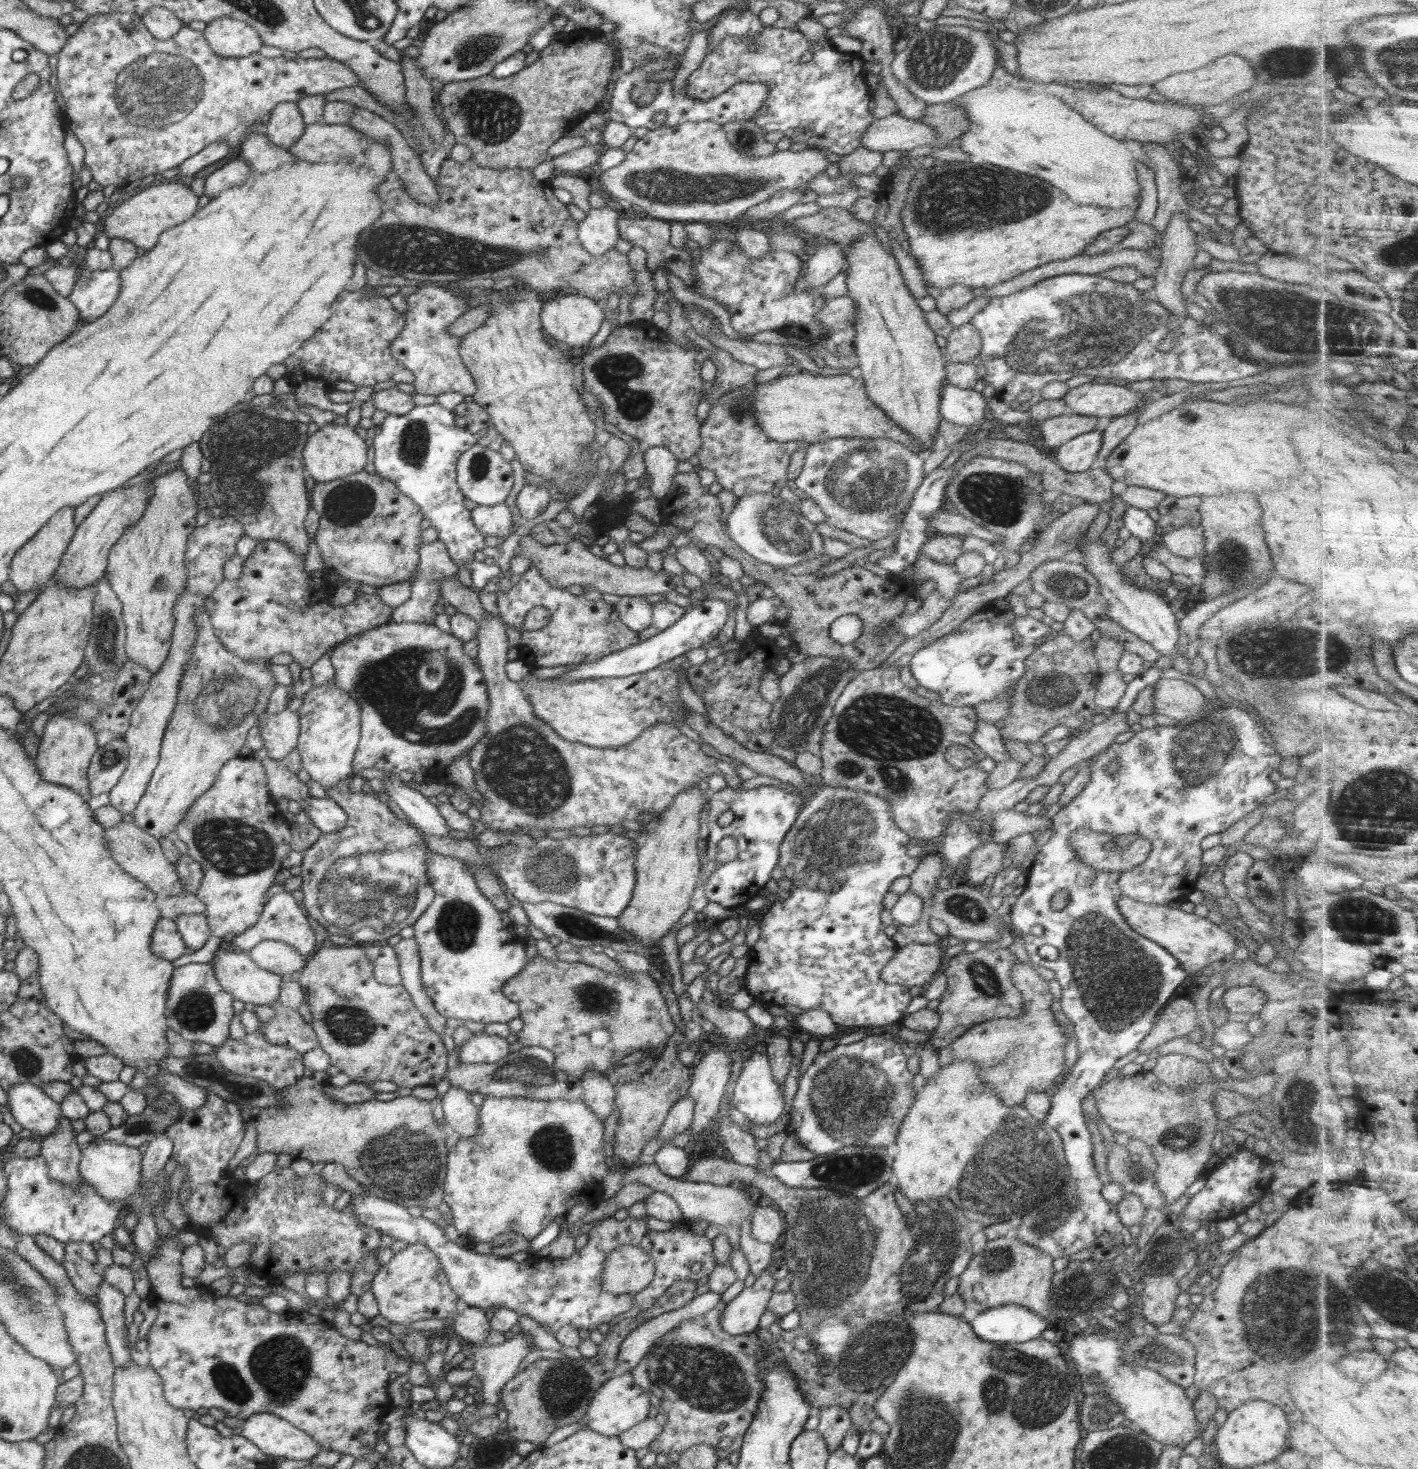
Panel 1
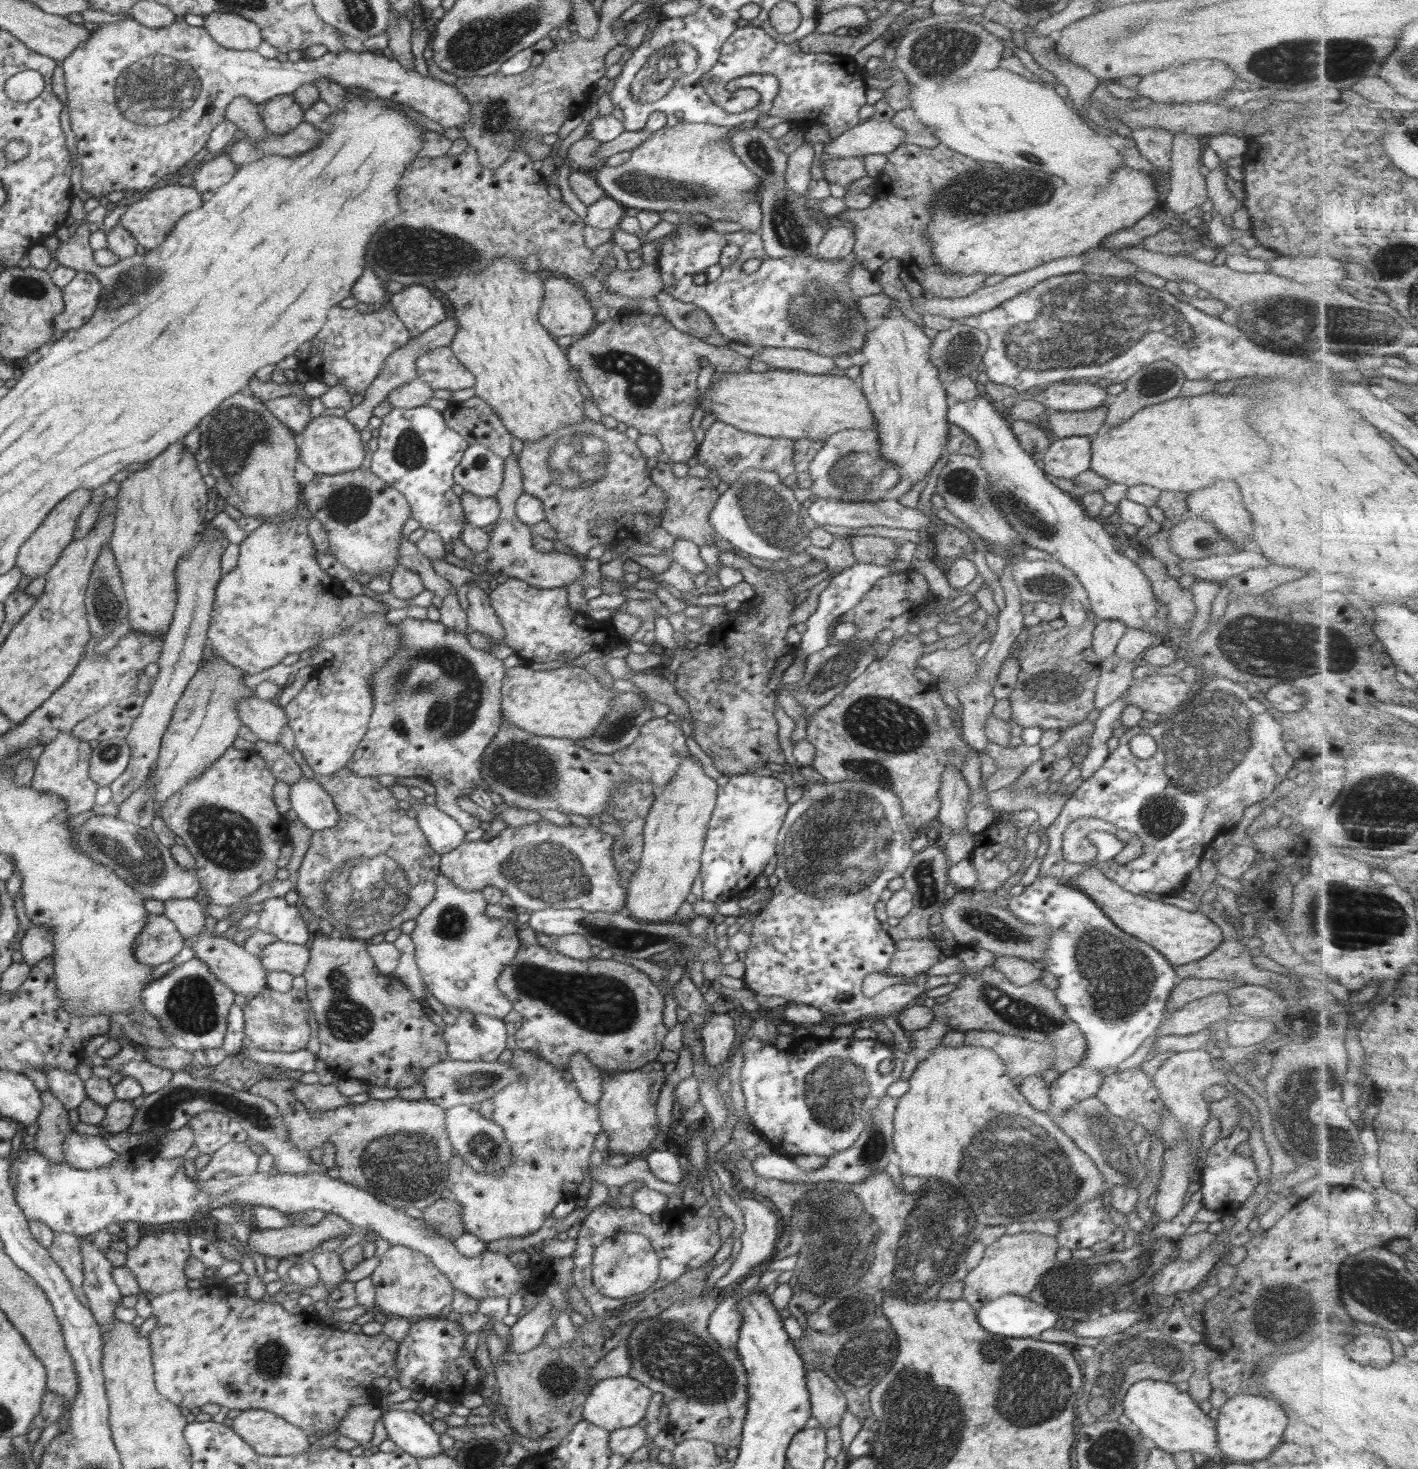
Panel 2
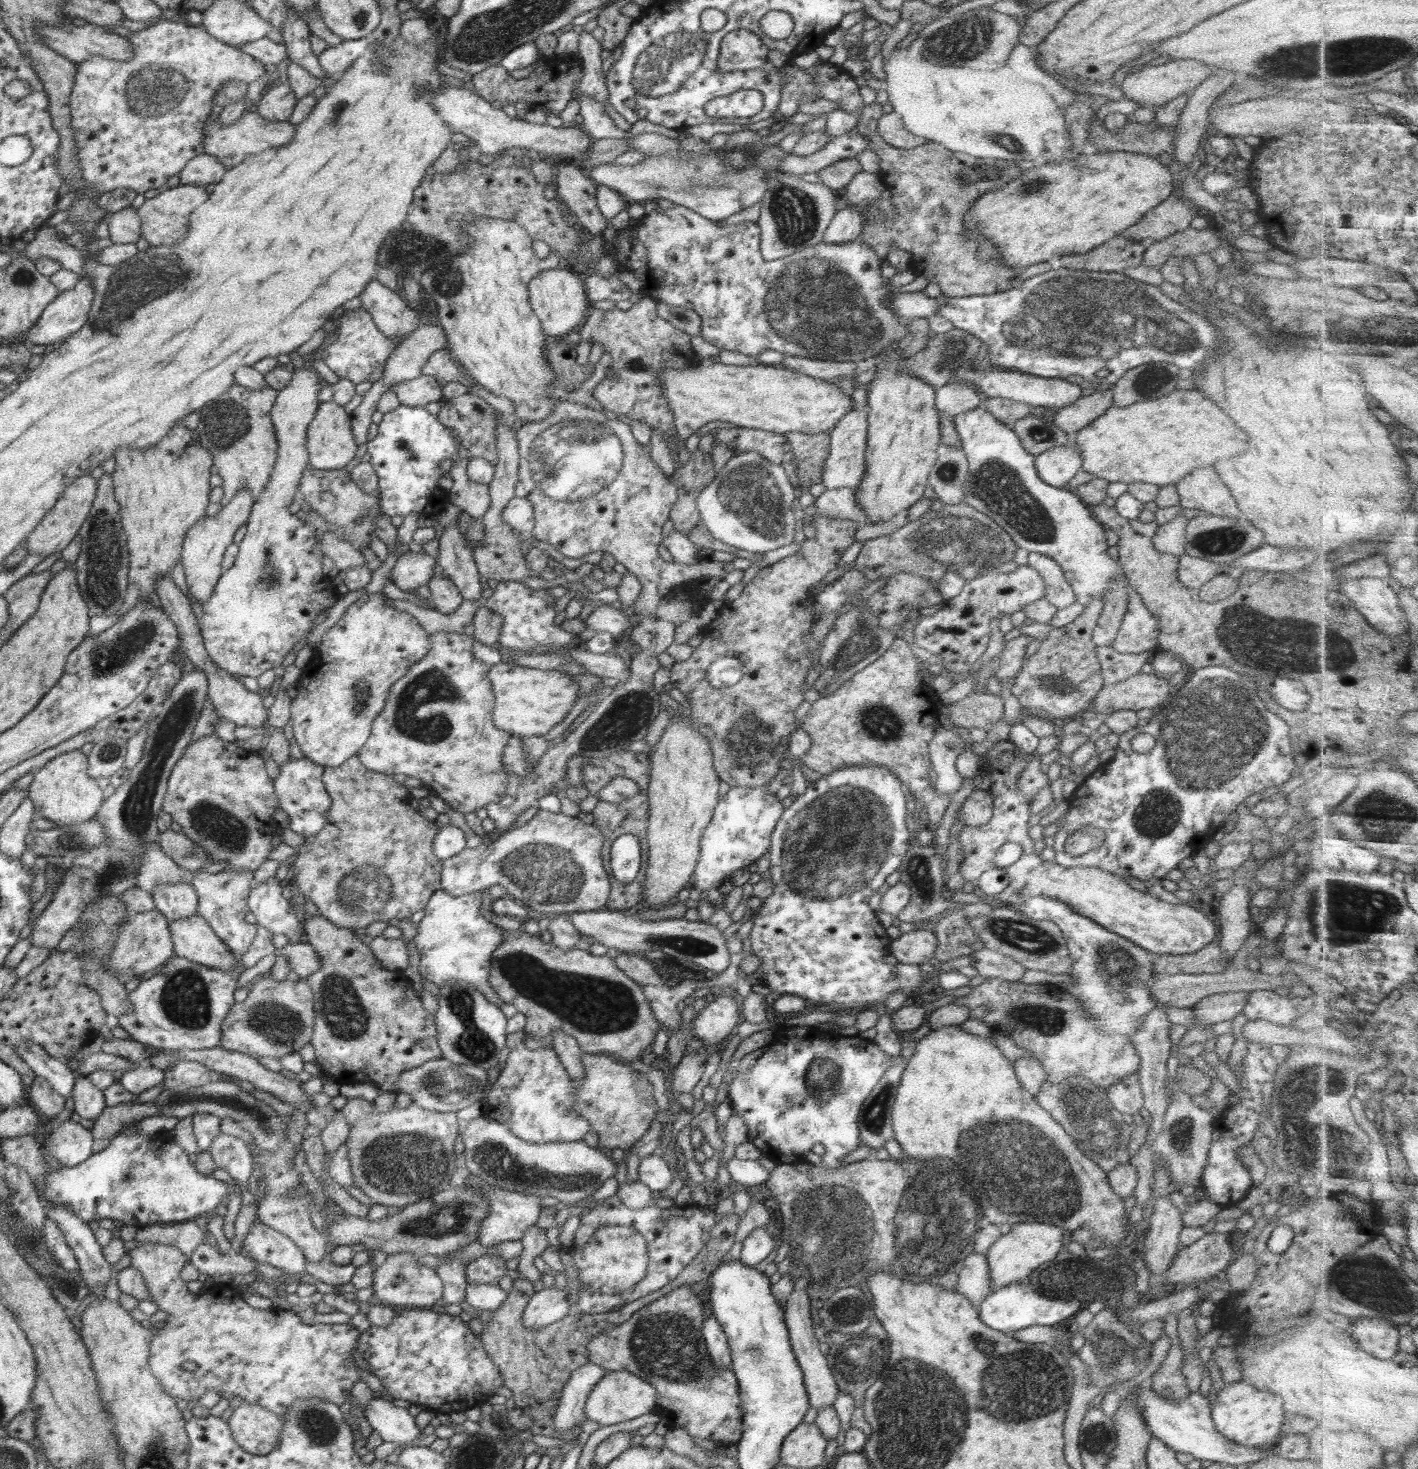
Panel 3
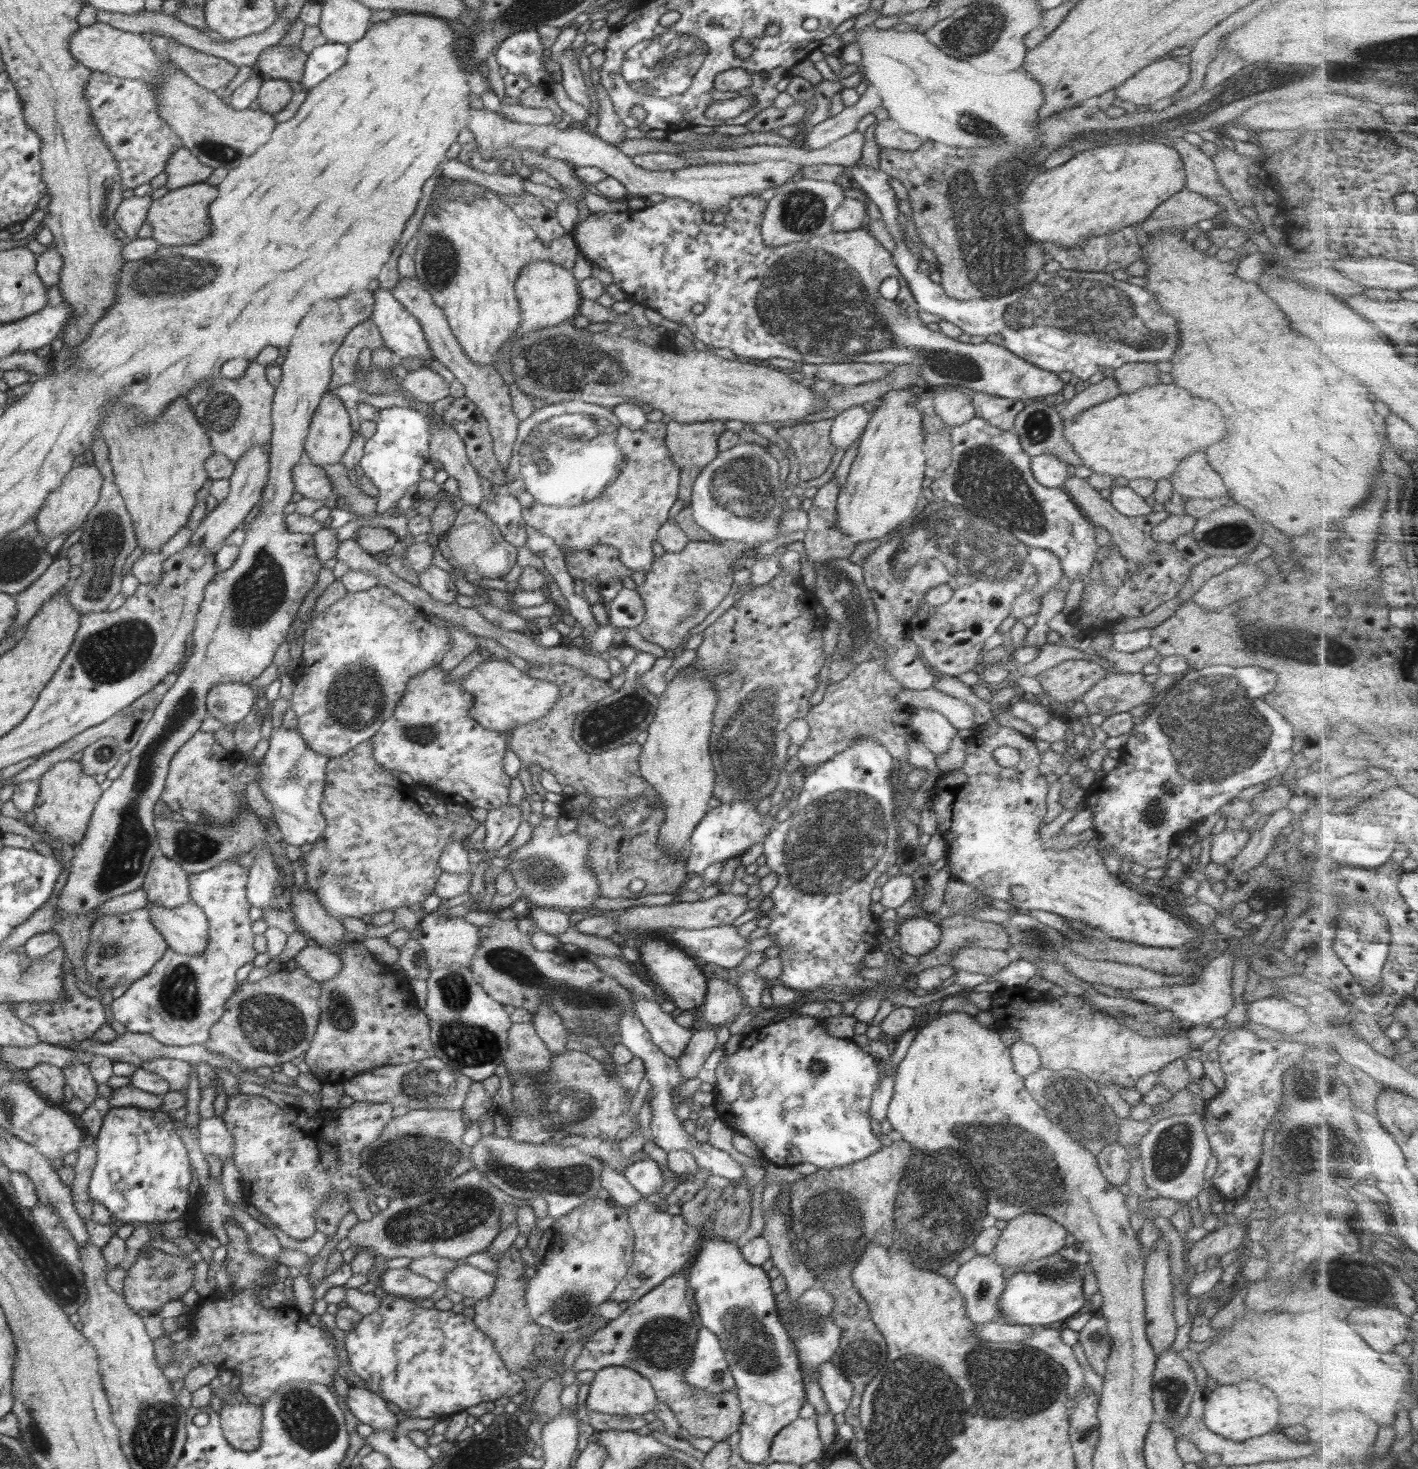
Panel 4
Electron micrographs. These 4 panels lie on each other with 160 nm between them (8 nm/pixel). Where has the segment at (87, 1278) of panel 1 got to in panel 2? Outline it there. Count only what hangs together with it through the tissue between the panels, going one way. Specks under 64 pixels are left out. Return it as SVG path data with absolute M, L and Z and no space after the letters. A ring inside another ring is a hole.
M55 1234L54 1242L47 1248L54 1262L64 1271L73 1290L82 1293L84 1280L80 1238L72 1234Z

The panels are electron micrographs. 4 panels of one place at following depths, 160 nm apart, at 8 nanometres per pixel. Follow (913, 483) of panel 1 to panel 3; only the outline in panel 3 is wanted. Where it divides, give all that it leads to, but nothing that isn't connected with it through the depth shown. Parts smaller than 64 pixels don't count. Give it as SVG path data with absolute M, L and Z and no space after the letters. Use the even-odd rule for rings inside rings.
M860 411L848 412L840 422L830 430L831 441L828 458L822 475L822 483L827 489L848 487L855 489L865 473L865 450L867 447L867 413Z

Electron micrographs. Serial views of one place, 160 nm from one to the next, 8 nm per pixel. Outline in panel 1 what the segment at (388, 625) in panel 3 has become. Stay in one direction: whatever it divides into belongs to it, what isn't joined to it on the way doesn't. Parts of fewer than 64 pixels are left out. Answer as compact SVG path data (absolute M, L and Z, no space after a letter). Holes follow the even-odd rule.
M333 681L311 688L303 697L303 704L297 711L300 719L297 752L304 770L328 790L353 776L352 763L361 735L361 710L356 700L338 690Z

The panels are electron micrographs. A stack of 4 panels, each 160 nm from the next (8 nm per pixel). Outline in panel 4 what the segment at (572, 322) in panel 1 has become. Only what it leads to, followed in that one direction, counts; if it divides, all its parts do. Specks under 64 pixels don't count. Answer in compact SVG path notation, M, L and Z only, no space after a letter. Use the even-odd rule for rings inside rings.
M530 262L528 266L524 266L518 274L514 287L521 316L521 323L517 330L520 336L574 319L583 299L572 272L548 262Z

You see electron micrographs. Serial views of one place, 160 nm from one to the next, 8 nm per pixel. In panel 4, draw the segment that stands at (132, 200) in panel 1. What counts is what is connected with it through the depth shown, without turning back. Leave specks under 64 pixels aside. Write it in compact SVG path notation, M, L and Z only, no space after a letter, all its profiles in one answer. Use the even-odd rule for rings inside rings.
M196 183L169 192L151 200L151 206L147 215L147 221L152 225L152 238L163 246L182 246L200 243L210 234L212 226L208 207L218 197L218 187L208 183Z

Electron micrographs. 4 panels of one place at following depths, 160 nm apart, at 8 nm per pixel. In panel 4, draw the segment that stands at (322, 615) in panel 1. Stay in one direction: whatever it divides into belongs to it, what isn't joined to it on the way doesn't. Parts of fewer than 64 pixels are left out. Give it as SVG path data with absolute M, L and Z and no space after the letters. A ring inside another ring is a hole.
M364 289L358 292L348 293L346 296L338 297L335 299L328 299L326 302L316 302L314 308L311 308L308 311L308 314L302 318L302 322L300 322L300 326L298 326L295 337L292 338L290 344L287 346L287 353L285 354L284 363L280 366L282 376L280 384L275 387L275 393L273 396L272 402L272 432L271 432L271 441L270 450L269 450L269 463L270 463L270 472L267 480L267 485L263 490L261 496L261 510L255 516L255 519L250 523L250 527L245 529L245 539L242 543L242 546L239 547L239 555L238 558L233 562L233 565L225 571L218 571L215 573L214 578L208 583L204 591L204 598L202 603L200 603L200 608L198 610L198 615L196 616L196 629L194 629L192 637L194 637L194 650L190 654L187 654L185 663L183 664L182 672L177 676L175 680L173 680L171 688L166 692L163 696L163 699L160 701L160 704L155 708L154 714L152 718L147 722L145 726L144 732L140 736L140 740L136 747L133 747L130 750L130 762L124 767L122 774L110 785L109 788L102 791L100 795L99 801L96 803L94 807L90 822L87 826L86 834L84 838L73 847L74 857L72 858L72 862L70 865L70 873L68 874L68 880L66 882L66 886L59 894L59 908L57 908L57 919L61 921L64 917L71 917L72 915L86 914L90 911L93 911L94 908L102 906L106 901L111 898L122 896L131 891L139 890L143 887L143 883L145 880L146 873L148 872L151 860L156 855L162 855L163 852L160 850L157 838L156 838L156 829L154 826L155 819L155 806L156 801L161 798L162 791L165 787L165 780L169 771L169 764L172 758L174 758L174 754L190 738L192 738L193 734L196 731L200 731L200 725L202 721L208 717L207 707L205 706L205 702L207 699L207 693L218 684L224 683L243 683L249 684L251 681L259 677L266 668L268 668L273 662L277 649L286 641L286 635L294 622L294 617L298 614L298 610L302 603L304 602L304 597L316 584L318 580L318 575L320 569L322 568L320 560L316 556L315 551L315 542L313 541L312 535L300 535L298 533L294 533L287 529L285 525L285 515L283 513L284 508L286 508L286 504L290 502L292 498L292 494L295 492L295 488L292 480L292 467L296 463L302 462L303 454L305 454L305 438L308 436L308 429L310 426L310 421L313 418L316 408L319 408L320 402L322 400L323 394L329 391L329 384L331 383L331 374L332 374L332 357L334 353L338 350L338 347L342 344L344 337L348 334L348 331L353 326L360 324L363 320L367 318L371 318L372 309L374 306L374 297L372 292L368 289Z

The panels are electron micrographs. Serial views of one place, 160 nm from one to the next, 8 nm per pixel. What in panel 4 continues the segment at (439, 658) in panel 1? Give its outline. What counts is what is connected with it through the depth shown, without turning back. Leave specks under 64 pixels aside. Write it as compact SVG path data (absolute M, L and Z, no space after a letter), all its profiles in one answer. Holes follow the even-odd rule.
M440 664L426 670L416 676L414 676L406 684L406 691L404 695L401 696L401 699L397 702L397 705L394 707L393 715L384 722L384 724L378 729L378 732L372 737L372 756L374 761L380 766L383 766L385 769L399 770L400 772L406 772L410 774L414 784L424 789L427 789L432 794L438 797L438 800L443 800L445 803L456 803L465 806L467 809L472 808L485 808L486 810L494 810L502 804L508 804L508 792L510 788L511 778L504 772L503 760L508 747L509 732L498 732L495 730L488 730L484 728L481 724L478 724L475 720L471 719L469 716L469 710L474 702L474 697L469 693L466 693L462 689L462 679L460 681L454 681L454 683L446 683L446 678L450 676L450 671L444 671Z

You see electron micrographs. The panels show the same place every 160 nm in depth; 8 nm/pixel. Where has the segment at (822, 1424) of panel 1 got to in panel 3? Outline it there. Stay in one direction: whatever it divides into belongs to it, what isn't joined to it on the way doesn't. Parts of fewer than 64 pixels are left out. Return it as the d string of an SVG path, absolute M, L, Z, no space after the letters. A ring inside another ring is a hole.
M800 1277L793 1283L792 1292L787 1296L786 1309L783 1310L784 1320L789 1332L796 1360L803 1373L803 1381L809 1396L810 1406L817 1410L832 1407L836 1395L840 1392L834 1375L827 1364L827 1356L820 1352L819 1339L815 1337L815 1327L811 1317L811 1298L808 1298L807 1280Z

